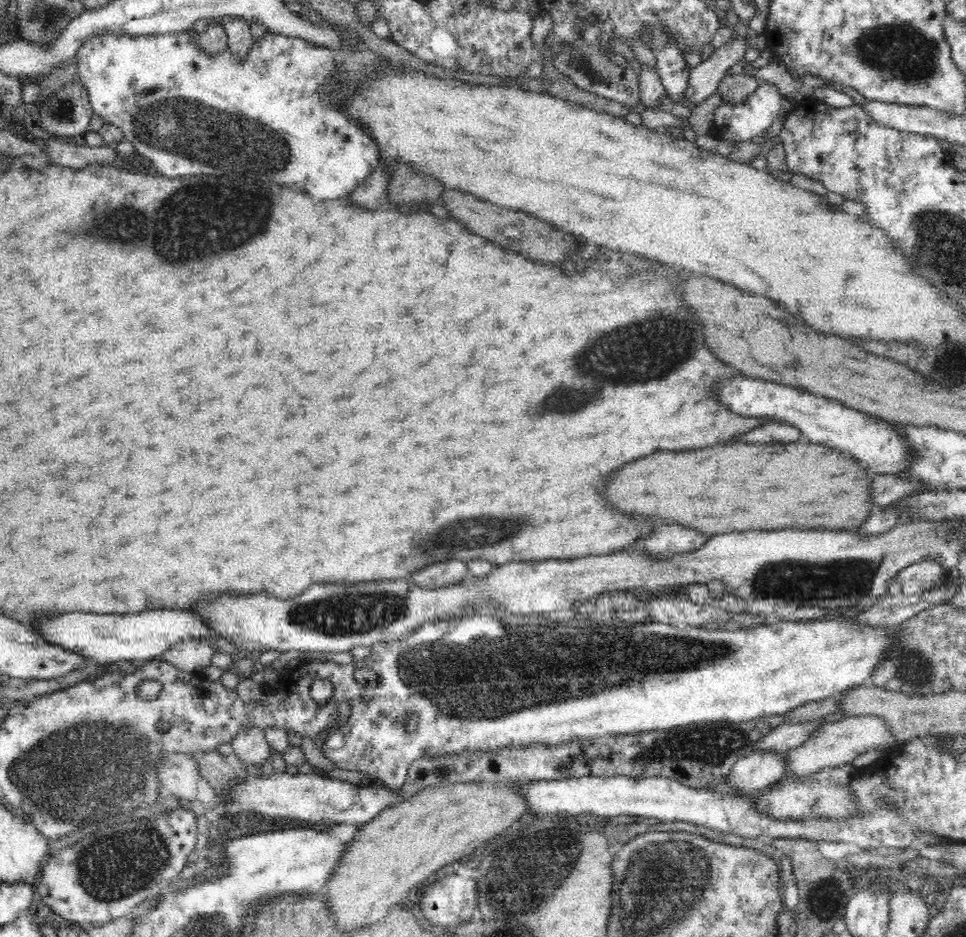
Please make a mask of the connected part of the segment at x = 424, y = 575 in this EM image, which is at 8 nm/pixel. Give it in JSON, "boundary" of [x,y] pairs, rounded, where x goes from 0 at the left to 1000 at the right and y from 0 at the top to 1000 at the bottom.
{"boundary":[[[470,597],[441,604],[424,617],[435,625],[451,629],[475,622],[483,615],[484,610],[484,600]]]}

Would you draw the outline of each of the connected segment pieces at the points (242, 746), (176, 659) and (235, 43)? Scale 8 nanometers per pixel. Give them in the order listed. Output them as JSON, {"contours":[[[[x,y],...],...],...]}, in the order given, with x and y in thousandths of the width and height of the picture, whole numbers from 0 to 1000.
{"contours":[[[[251,776],[239,792],[239,797],[253,818],[270,820],[274,813],[281,812],[281,798],[271,778]]],[[[193,682],[179,687],[166,702],[199,720],[216,711],[224,697],[222,688],[213,682]]],[[[231,17],[228,25],[233,30],[237,55],[255,68],[255,62],[264,44],[261,42],[259,26],[248,17]]]]}

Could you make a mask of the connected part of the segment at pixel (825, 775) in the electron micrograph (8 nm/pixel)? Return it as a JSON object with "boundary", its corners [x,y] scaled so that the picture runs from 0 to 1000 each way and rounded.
{"boundary":[[[881,815],[872,816],[840,826],[832,831],[828,829],[828,831],[810,838],[806,842],[795,838],[791,843],[783,845],[788,847],[787,863],[791,863],[793,868],[803,874],[831,875],[840,872],[870,874],[885,871],[889,864],[882,857],[882,844],[878,844],[878,840],[876,840],[876,837],[880,835],[880,826],[884,822],[885,819]]]}

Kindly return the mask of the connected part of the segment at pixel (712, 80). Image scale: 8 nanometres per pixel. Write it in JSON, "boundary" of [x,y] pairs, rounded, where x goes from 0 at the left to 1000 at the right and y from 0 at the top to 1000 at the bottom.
{"boundary":[[[774,23],[763,29],[758,27],[758,43],[737,60],[715,75],[714,85],[708,100],[712,114],[720,115],[737,100],[741,99],[745,88],[753,81],[752,75],[771,62]]]}

